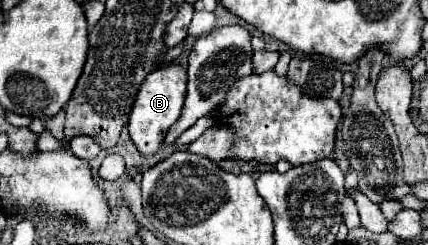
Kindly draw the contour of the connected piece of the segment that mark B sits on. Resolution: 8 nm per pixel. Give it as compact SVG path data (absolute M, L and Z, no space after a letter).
M170 62L170 64L154 70L154 74L148 74L146 82L142 84L142 90L138 92L138 98L134 102L134 110L128 120L130 138L142 156L158 154L160 146L164 144L166 132L180 118L184 98L186 98L186 70L178 62Z

